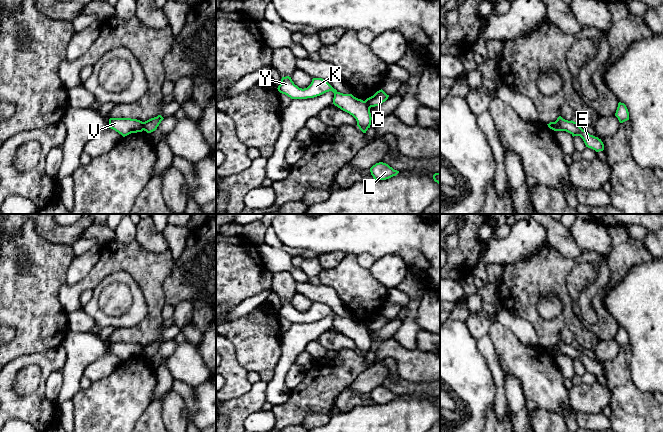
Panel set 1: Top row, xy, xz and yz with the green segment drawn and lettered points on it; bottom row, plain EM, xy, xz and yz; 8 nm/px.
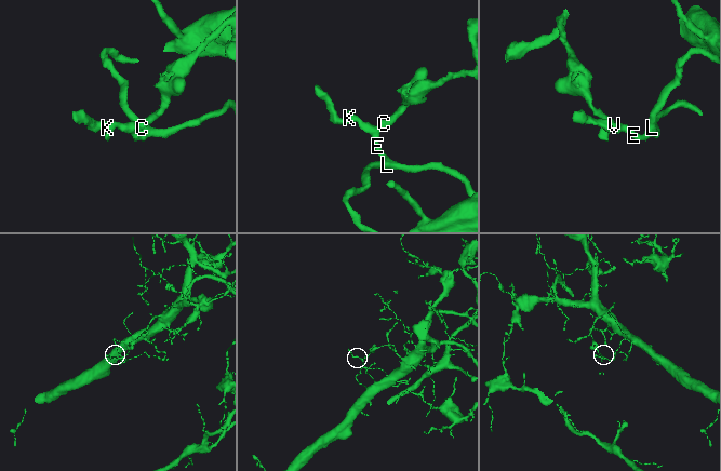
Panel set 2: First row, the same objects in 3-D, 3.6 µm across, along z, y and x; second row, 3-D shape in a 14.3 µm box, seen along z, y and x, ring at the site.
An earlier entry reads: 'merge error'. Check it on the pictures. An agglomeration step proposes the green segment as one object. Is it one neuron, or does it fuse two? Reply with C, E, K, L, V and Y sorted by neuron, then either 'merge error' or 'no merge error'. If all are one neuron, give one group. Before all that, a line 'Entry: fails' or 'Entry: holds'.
Entry: holds
C / E K L V Y | merge error

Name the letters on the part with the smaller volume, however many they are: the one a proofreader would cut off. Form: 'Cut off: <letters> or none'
Cut off: C

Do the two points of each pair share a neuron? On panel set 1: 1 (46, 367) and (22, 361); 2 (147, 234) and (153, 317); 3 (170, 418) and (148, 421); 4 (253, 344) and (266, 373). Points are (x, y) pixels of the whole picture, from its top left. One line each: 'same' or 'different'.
1: same
2: different
3: different
4: same

